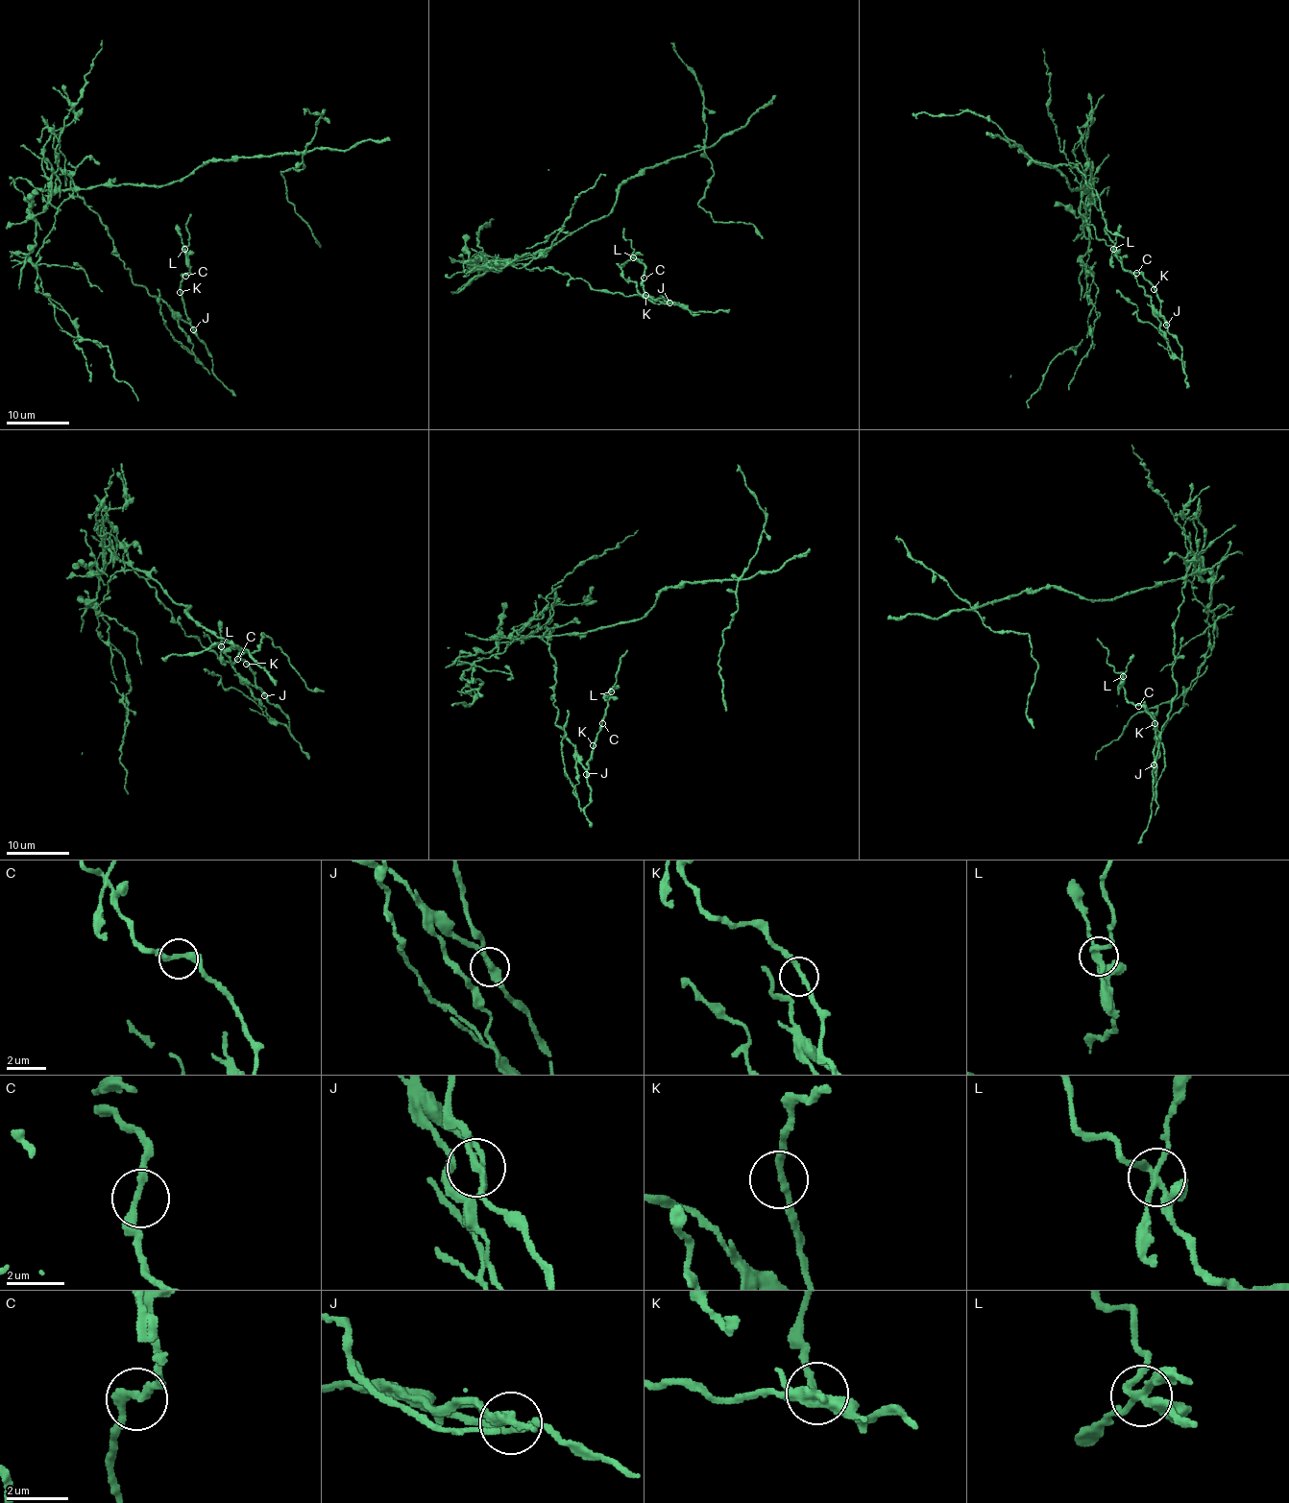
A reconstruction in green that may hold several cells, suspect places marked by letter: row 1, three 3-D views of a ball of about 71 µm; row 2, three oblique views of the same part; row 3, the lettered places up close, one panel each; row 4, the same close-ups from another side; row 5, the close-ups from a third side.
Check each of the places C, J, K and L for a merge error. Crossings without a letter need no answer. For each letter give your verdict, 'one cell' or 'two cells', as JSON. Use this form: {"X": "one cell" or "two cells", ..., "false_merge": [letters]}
{"C": "one cell", "J": "two cells", "K": "one cell", "L": "two cells", "false_merge": ["J", "L"]}

